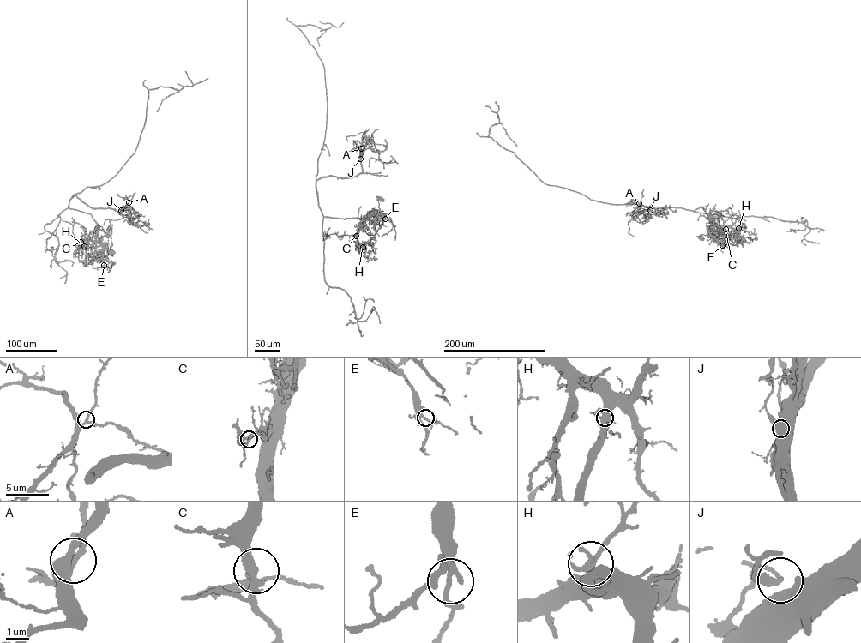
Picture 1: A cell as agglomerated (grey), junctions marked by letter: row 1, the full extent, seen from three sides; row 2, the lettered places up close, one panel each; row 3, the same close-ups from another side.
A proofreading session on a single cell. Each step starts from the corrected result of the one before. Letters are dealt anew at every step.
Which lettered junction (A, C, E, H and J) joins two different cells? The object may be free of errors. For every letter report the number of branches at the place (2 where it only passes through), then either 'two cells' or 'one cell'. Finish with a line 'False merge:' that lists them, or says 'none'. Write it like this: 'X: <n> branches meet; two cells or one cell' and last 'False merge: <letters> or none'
A: 3 branches meet; one cell
C: 3 branches meet; one cell
E: 3 branches meet; one cell
H: 4 branches meet; one cell
J: 3 branches meet; two cells
False merge: J

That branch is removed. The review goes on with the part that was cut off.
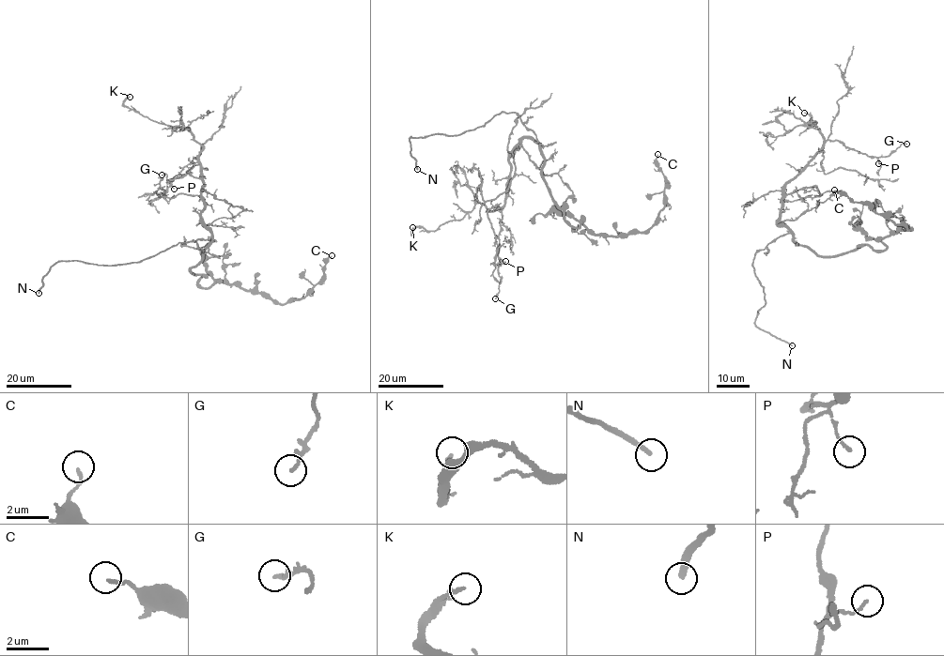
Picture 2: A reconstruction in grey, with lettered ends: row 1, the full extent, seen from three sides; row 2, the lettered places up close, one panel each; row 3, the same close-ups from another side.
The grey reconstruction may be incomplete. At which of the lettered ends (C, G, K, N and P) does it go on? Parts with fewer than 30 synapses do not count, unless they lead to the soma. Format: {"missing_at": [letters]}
{"missing_at": ["N"]}

